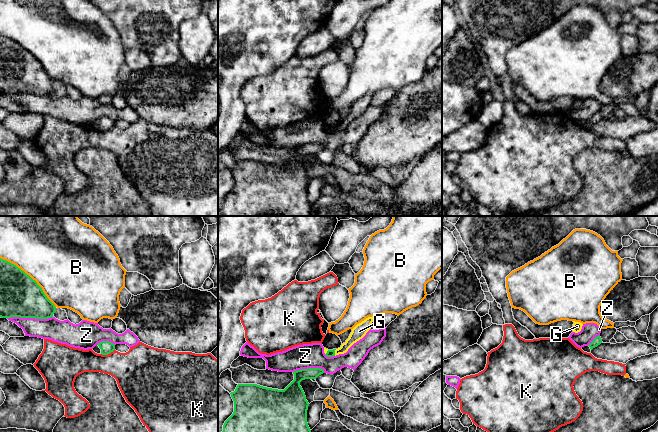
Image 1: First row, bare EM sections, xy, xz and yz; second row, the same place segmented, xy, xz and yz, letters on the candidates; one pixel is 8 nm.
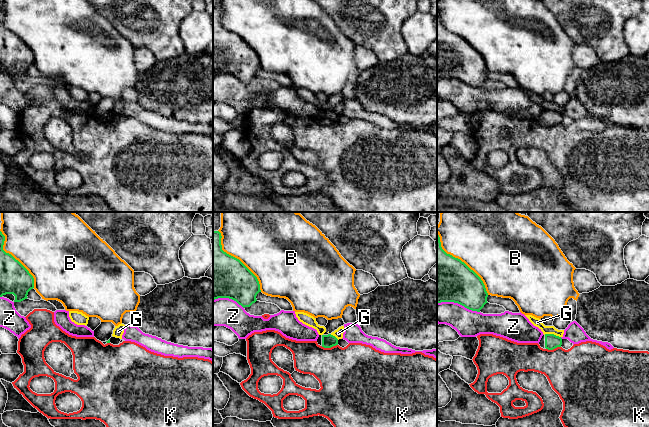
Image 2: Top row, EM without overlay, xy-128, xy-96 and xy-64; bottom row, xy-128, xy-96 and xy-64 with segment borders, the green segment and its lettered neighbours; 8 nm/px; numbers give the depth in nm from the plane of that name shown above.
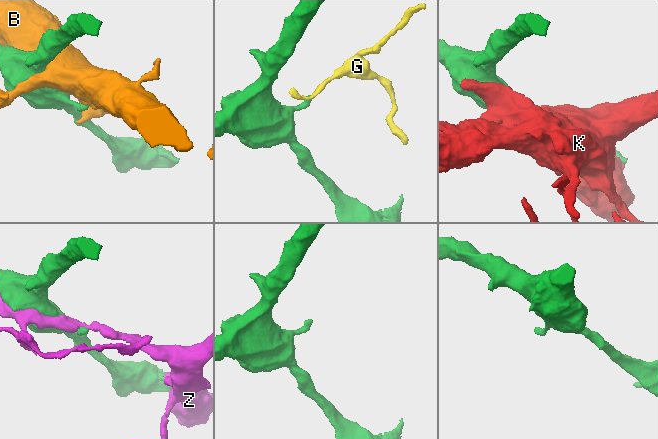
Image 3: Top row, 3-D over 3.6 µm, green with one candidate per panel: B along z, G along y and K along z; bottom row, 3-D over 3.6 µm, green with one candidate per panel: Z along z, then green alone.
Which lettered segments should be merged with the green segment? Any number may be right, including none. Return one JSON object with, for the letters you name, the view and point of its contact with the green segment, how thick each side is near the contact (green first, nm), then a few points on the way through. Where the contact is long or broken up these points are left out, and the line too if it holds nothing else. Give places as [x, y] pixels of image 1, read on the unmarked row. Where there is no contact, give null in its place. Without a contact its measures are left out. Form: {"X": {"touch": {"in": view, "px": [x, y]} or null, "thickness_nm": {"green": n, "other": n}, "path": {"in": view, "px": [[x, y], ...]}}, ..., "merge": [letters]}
{"merge": []}

